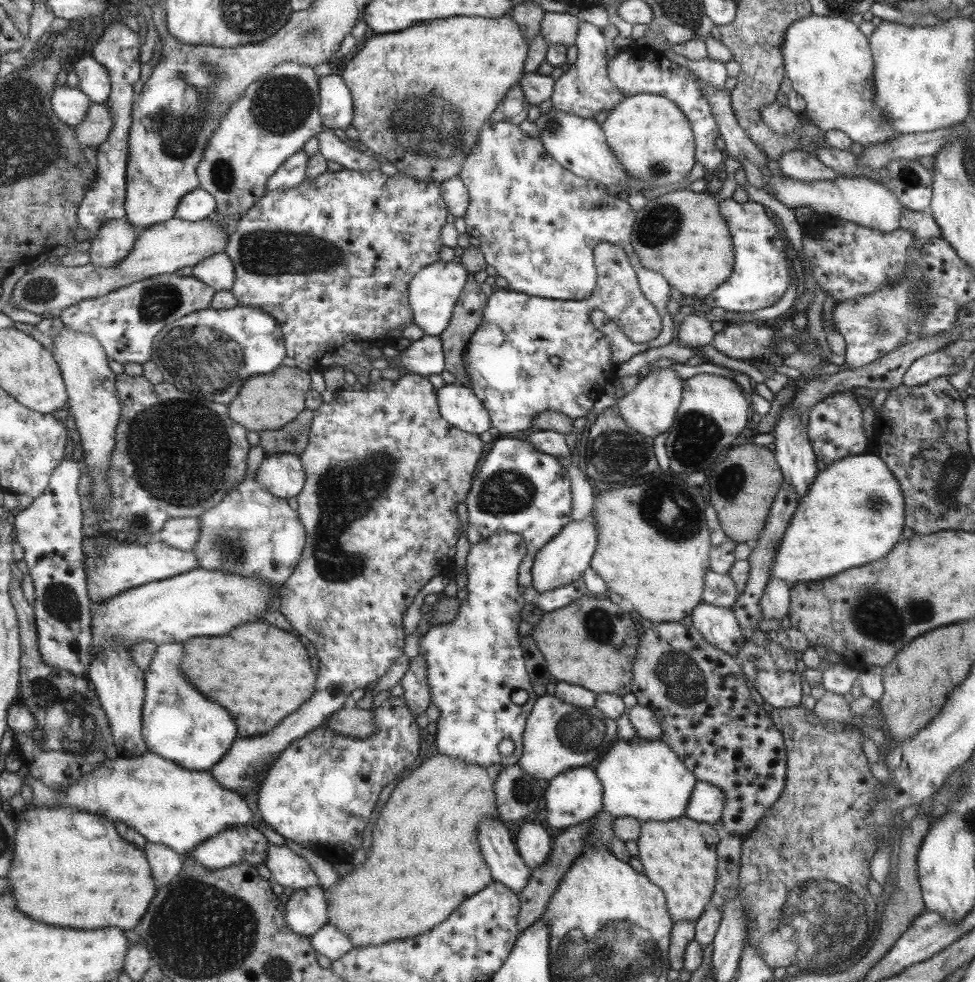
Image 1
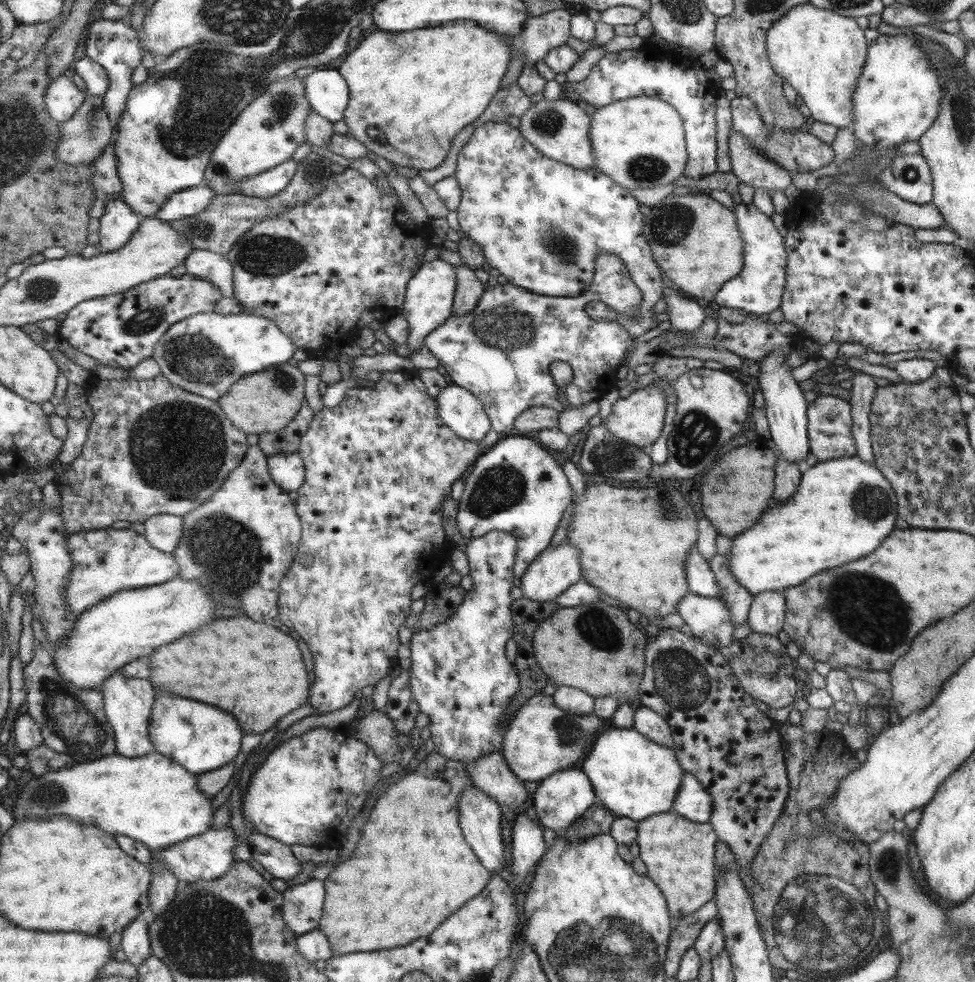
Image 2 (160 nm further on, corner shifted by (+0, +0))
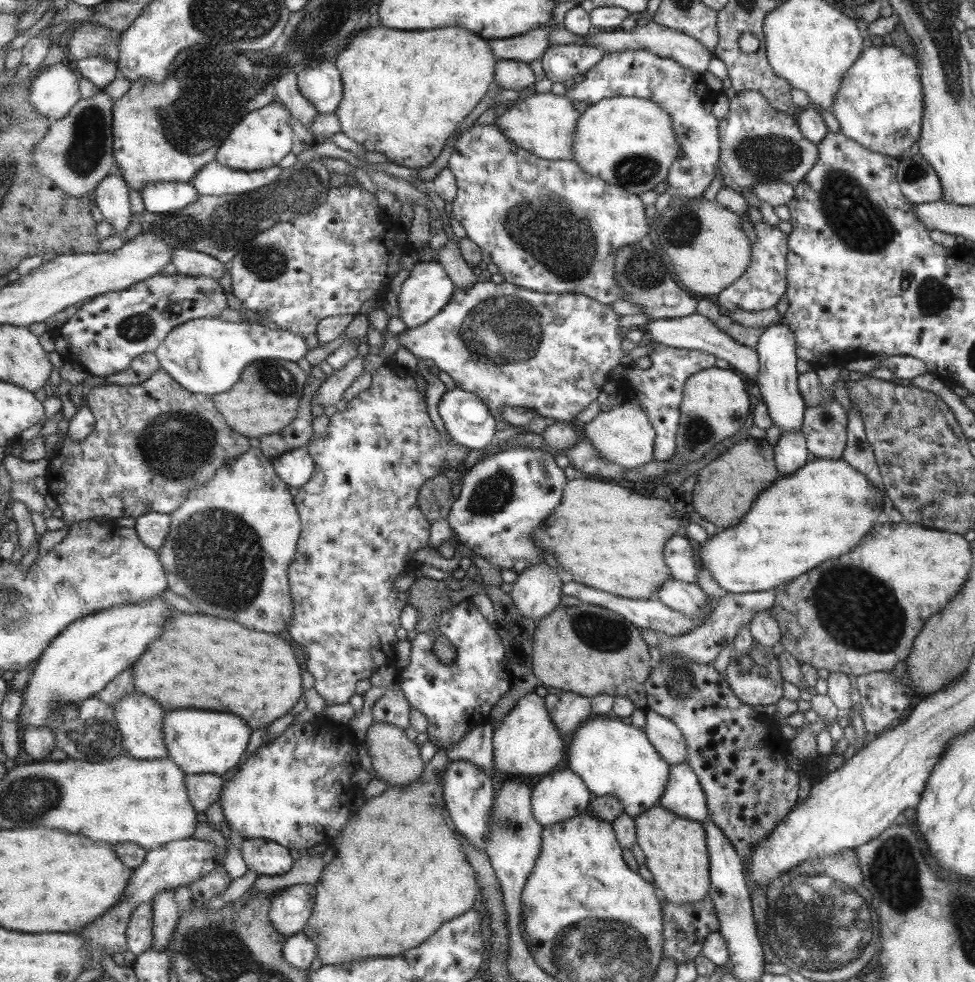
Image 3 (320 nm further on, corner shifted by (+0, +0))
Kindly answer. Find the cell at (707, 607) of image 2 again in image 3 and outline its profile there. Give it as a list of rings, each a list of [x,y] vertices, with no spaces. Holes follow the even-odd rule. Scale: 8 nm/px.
[[[669,579],[656,590],[655,596],[673,610],[681,611],[690,617],[709,614],[706,608],[707,594],[695,583]]]

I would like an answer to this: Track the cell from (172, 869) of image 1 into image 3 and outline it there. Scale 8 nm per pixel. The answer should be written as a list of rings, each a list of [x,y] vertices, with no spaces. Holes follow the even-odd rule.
[[[175,890],[163,891],[151,902],[154,910],[154,940],[161,950],[169,952],[170,944],[182,917]]]

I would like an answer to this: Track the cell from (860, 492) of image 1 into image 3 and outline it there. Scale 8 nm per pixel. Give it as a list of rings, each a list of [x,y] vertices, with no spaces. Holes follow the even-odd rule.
[[[813,459],[765,488],[745,518],[700,544],[696,558],[724,592],[779,588],[817,564],[851,550],[889,509],[885,494],[881,495],[865,475],[844,460]]]

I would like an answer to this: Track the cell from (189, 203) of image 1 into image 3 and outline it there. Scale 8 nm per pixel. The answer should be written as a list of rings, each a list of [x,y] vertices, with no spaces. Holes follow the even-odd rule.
[[[150,182],[141,190],[145,210],[155,214],[172,213],[188,207],[201,195],[191,182]]]

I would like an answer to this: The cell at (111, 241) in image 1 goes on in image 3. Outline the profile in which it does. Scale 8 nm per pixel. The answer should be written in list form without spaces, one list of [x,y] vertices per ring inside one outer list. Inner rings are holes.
[[[121,174],[107,175],[95,190],[96,205],[103,218],[113,226],[113,235],[123,237],[134,218],[129,192],[131,186]]]

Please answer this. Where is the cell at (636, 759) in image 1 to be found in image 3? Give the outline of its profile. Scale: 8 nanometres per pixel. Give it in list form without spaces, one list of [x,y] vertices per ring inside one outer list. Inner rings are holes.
[[[610,716],[583,719],[570,740],[564,750],[567,769],[584,781],[593,797],[617,797],[622,812],[634,818],[657,804],[668,779],[669,764],[653,748],[640,725]]]

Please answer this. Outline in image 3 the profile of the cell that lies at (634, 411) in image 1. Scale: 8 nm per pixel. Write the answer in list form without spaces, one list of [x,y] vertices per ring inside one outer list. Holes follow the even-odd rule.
[[[621,402],[608,412],[599,411],[591,422],[583,425],[583,439],[590,442],[598,456],[626,470],[638,469],[654,460],[652,449],[655,435],[645,408],[636,402]]]

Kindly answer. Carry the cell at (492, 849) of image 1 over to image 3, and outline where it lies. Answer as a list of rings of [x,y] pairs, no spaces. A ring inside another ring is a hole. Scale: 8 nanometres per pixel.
[[[466,760],[448,761],[445,770],[439,775],[443,785],[445,816],[451,827],[456,830],[471,846],[485,850],[488,814],[493,806],[494,792],[491,778],[477,765]]]

